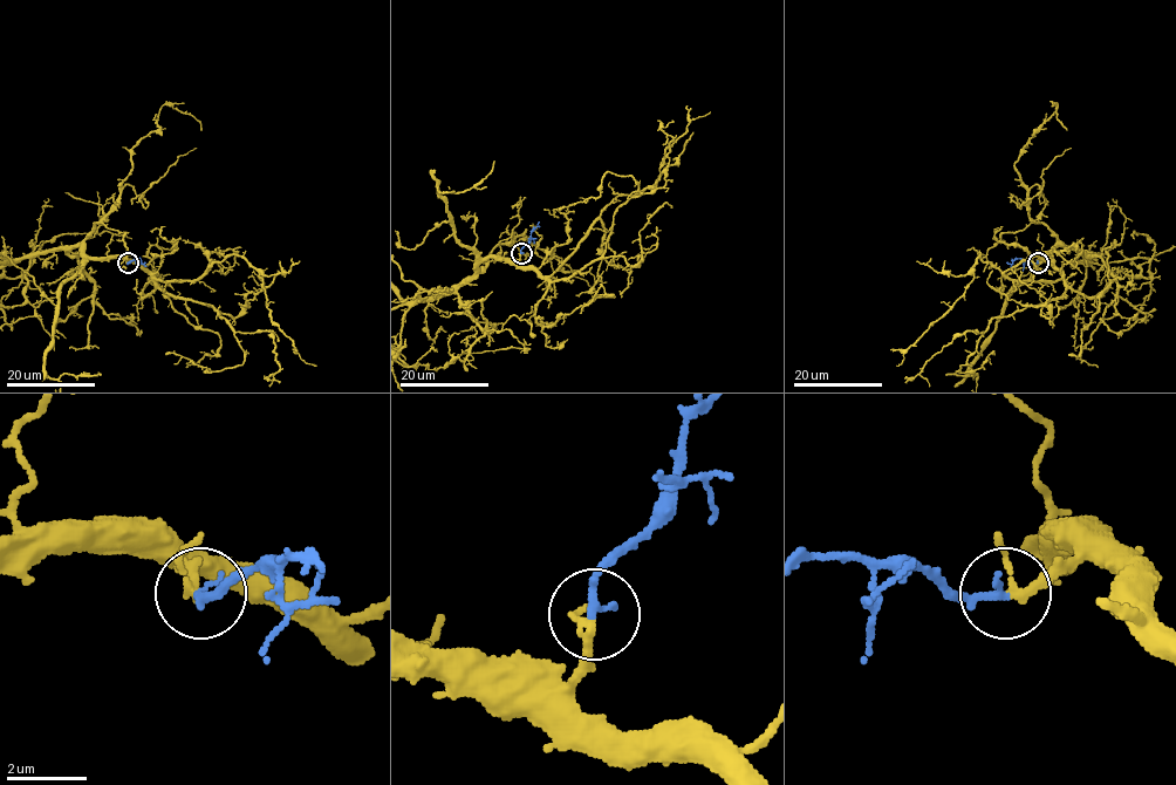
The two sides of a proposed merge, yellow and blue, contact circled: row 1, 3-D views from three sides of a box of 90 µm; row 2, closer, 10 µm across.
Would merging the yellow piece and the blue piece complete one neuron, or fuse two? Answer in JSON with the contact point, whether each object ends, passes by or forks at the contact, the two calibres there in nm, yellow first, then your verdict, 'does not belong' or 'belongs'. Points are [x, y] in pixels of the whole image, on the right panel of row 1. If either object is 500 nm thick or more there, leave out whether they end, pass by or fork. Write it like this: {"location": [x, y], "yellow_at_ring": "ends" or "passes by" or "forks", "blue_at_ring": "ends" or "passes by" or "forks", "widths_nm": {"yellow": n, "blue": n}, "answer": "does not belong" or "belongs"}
{"location": [1038, 263], "yellow_at_ring": "passes by", "blue_at_ring": "ends", "widths_nm": {"yellow": 170, "blue": 240}, "answer": "belongs"}

